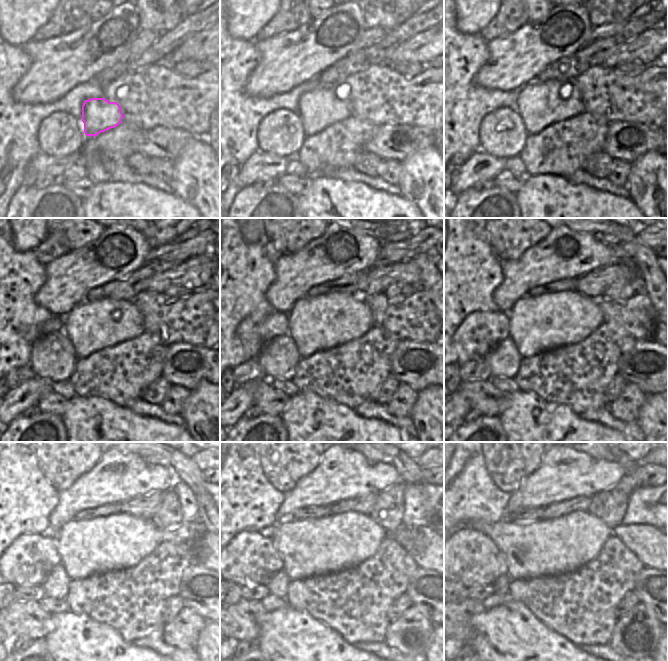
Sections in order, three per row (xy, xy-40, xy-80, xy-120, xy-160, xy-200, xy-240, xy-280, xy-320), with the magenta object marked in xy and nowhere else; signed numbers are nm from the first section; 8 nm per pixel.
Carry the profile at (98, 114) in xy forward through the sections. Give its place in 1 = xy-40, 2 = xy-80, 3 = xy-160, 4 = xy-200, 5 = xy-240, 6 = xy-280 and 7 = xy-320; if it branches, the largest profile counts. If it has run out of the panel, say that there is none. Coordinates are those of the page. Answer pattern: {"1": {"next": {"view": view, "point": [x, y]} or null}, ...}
{"1": {"next": {"view": "xy-40", "point": [318, 109]}}, "2": {"next": {"view": "xy-80", "point": [539, 104]}}, "3": {"next": {"view": "xy-160", "point": [315, 324]}}, "4": {"next": {"view": "xy-200", "point": [537, 323]}}, "5": {"next": {"view": "xy-240", "point": [86, 547]}}, "6": {"next": {"view": "xy-280", "point": [338, 542]}}, "7": {"next": {"view": "xy-320", "point": [553, 547]}}}

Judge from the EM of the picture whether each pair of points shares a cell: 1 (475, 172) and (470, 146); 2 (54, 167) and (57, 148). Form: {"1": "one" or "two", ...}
{"1": "two", "2": "two"}

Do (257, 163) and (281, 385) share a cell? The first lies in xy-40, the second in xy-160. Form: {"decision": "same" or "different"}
{"decision": "different"}

